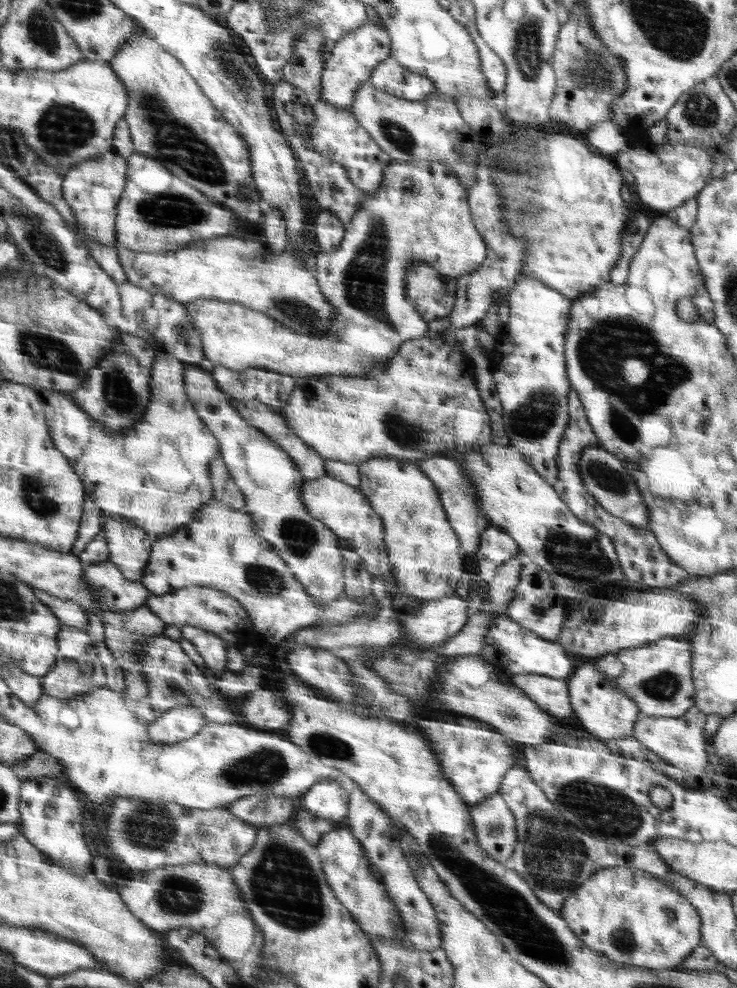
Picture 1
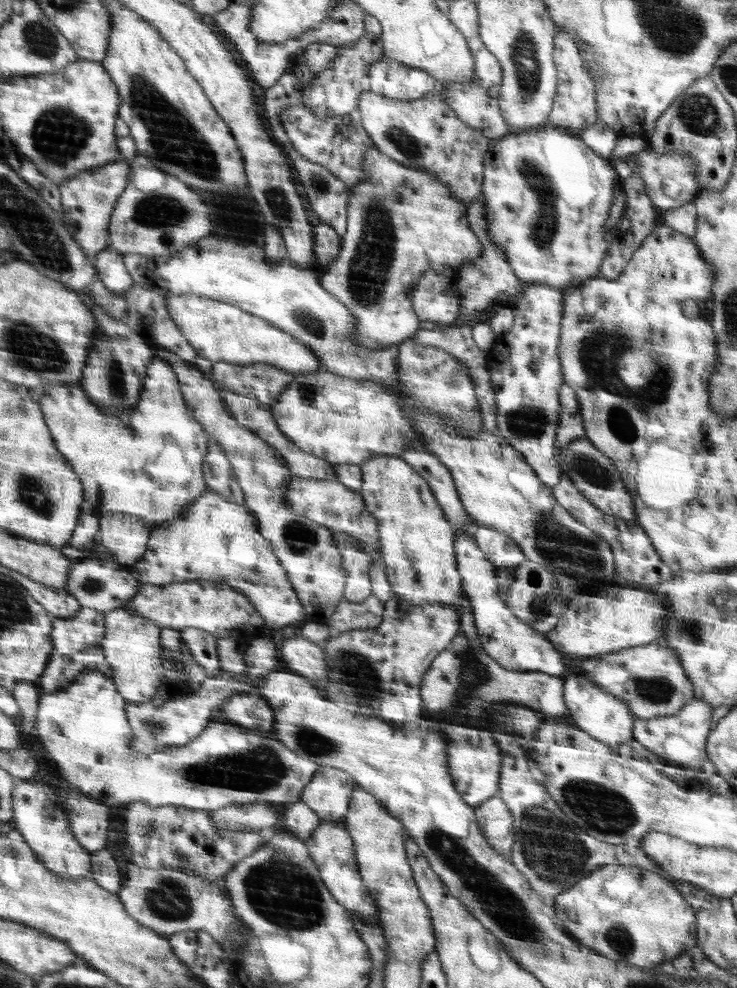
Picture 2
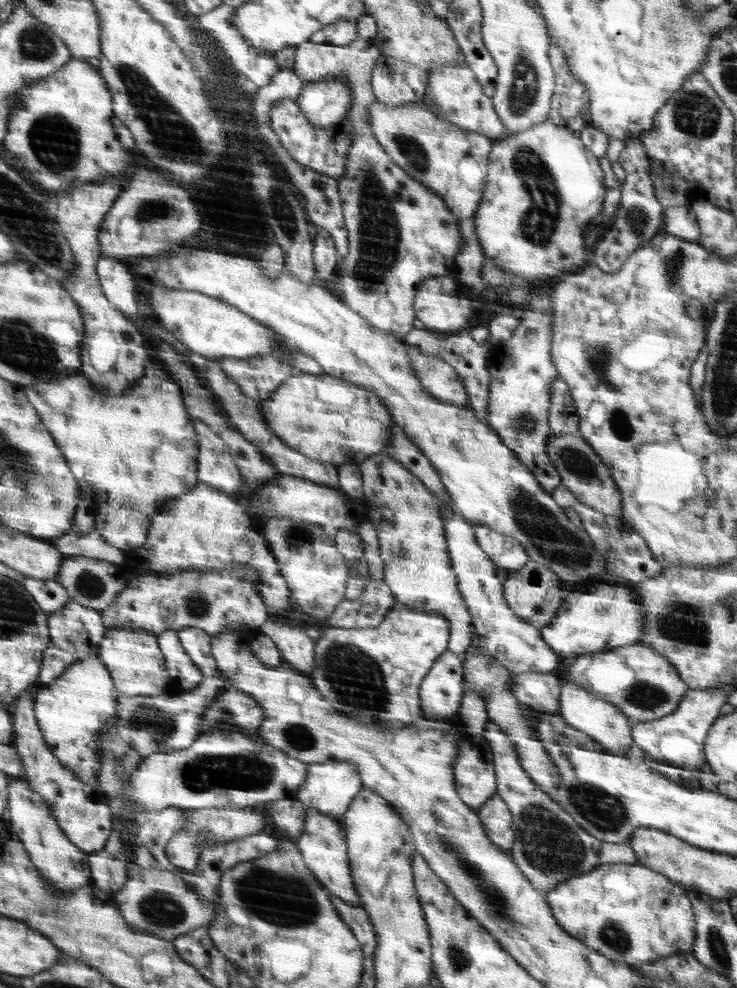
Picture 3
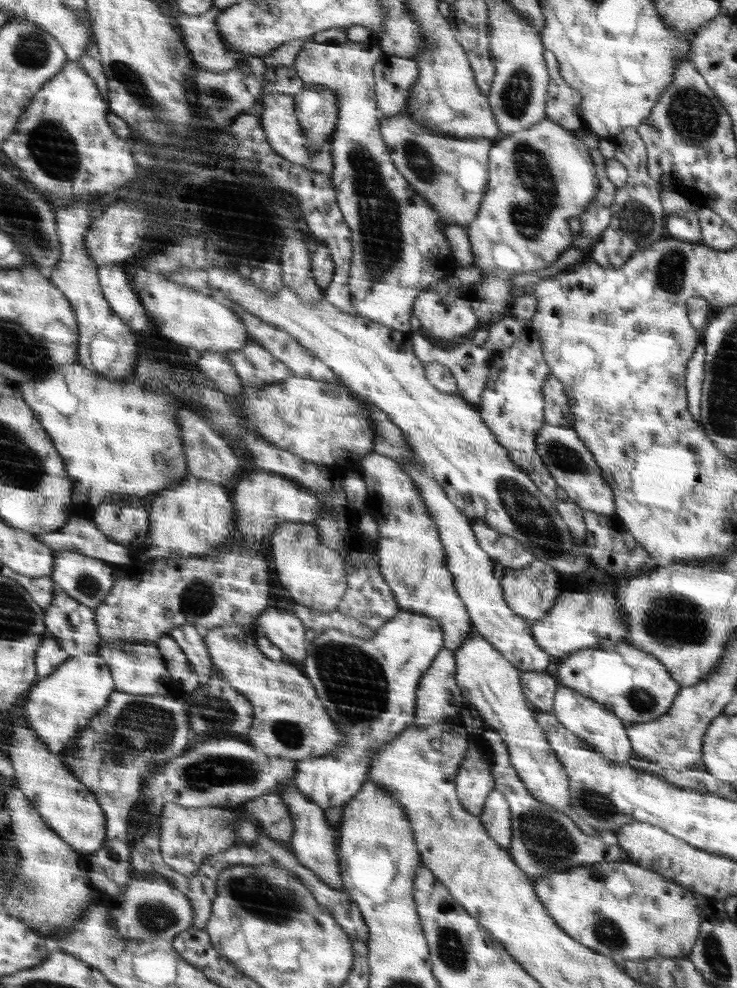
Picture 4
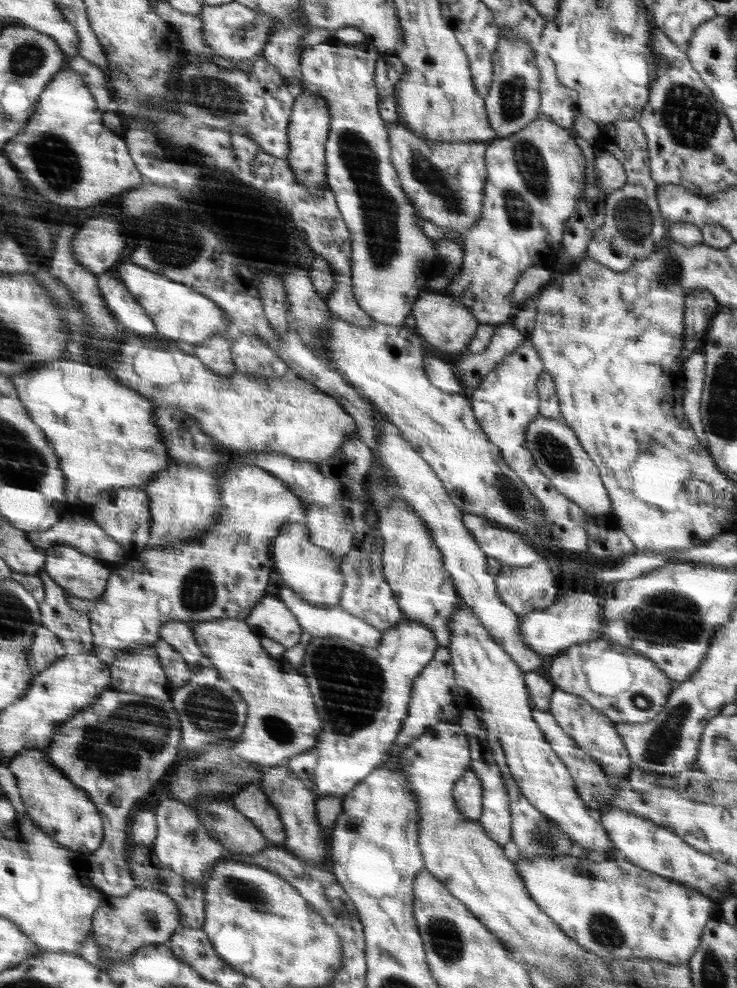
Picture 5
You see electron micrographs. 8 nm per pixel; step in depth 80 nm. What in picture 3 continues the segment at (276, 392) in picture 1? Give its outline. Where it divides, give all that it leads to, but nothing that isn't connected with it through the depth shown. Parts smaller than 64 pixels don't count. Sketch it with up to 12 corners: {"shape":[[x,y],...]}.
{"shape":[[272,355],[221,359],[225,373],[258,402],[293,375]]}

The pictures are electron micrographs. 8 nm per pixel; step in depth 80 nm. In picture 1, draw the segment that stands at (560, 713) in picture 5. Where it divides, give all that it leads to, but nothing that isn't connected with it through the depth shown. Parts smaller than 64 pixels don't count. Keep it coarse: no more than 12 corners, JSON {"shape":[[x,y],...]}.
{"shape":[[594,663],[566,681],[573,715],[599,740],[633,736],[638,706]]}

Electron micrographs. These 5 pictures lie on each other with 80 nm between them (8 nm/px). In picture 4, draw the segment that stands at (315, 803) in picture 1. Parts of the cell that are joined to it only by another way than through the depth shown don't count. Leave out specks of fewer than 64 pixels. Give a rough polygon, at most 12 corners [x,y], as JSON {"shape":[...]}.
{"shape":[[399,609],[370,640],[331,629],[301,669],[347,741],[294,760],[342,810],[410,726],[442,627]]}

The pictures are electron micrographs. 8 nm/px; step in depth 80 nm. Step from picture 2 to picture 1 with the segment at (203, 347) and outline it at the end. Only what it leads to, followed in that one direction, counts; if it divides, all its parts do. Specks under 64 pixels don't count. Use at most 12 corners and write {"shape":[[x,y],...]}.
{"shape":[[394,161],[314,273],[327,337],[185,302],[205,358],[362,377],[428,324],[409,269],[489,247],[449,163]]}

